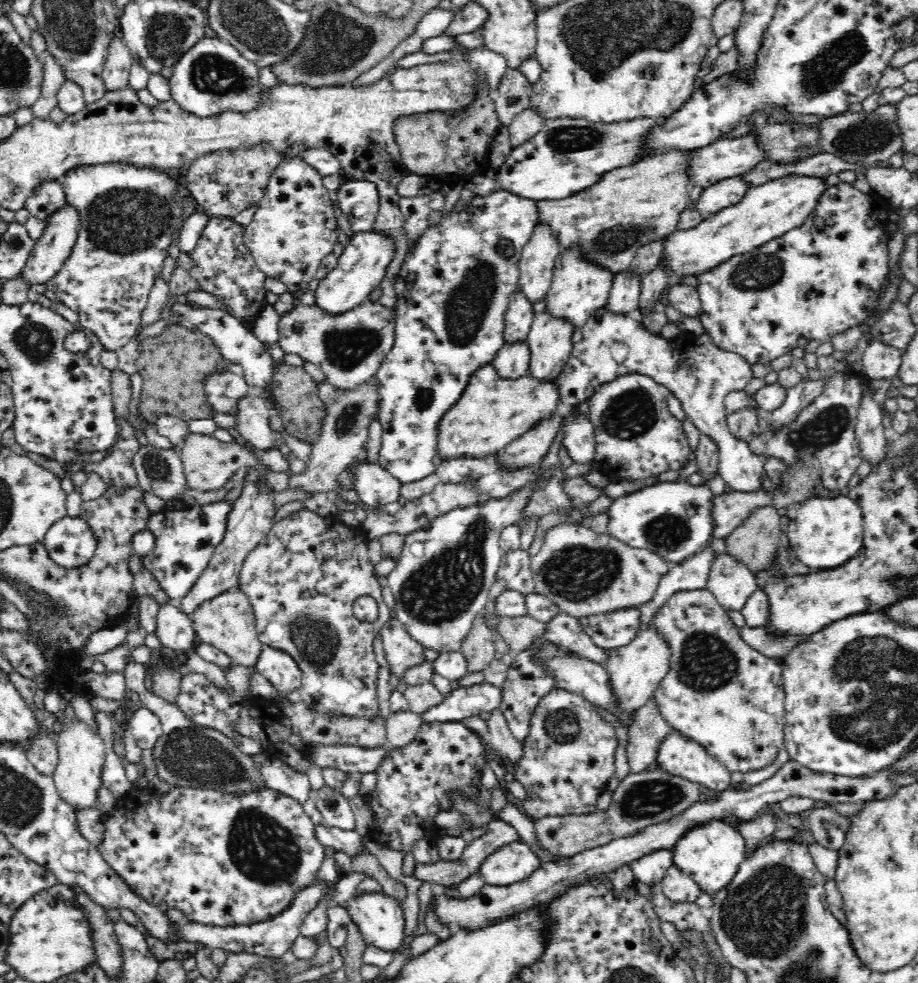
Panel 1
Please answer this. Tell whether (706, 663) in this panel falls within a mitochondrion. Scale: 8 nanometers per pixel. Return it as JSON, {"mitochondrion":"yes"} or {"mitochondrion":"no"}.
{"mitochondrion":"yes"}

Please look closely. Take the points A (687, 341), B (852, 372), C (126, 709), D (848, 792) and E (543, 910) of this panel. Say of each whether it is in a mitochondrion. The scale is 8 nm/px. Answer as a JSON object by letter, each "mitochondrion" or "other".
{"A":"other","B":"other","C":"other","D":"other","E":"other"}

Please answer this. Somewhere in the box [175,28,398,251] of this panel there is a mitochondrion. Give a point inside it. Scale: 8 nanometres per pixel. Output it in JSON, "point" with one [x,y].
{"point":[218,76]}

